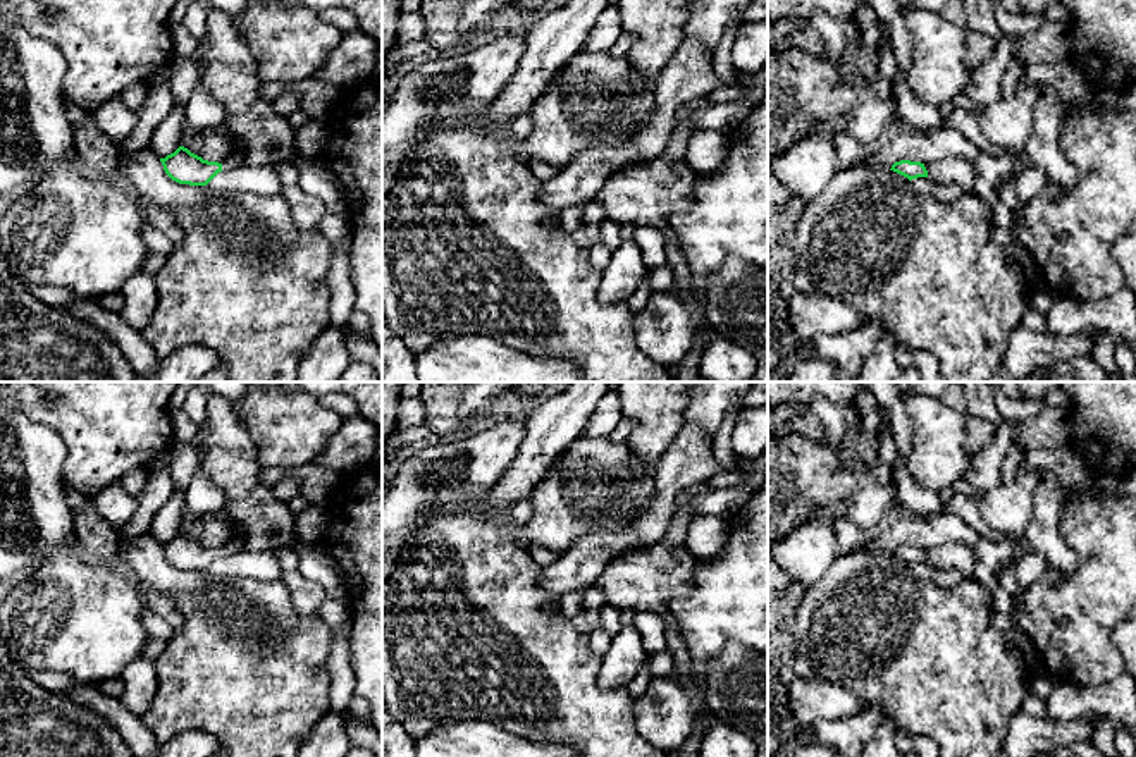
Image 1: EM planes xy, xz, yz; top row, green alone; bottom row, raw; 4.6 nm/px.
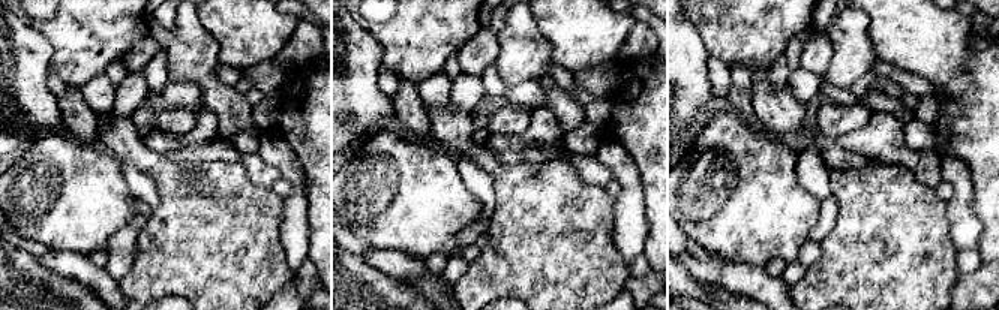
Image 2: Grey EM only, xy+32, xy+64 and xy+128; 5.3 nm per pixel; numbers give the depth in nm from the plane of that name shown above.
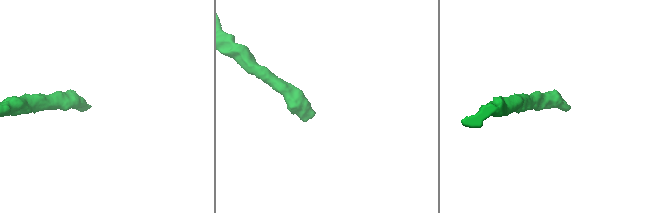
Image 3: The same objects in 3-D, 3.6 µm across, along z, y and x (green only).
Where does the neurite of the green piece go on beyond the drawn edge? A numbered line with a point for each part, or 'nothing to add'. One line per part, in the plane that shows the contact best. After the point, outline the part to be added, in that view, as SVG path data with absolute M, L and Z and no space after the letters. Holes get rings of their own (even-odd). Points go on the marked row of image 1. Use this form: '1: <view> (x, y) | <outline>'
1: yz (956, 171) | M947 157L924 165L928 179L940 184L955 184L966 194L974 191L976 167L959 157Z

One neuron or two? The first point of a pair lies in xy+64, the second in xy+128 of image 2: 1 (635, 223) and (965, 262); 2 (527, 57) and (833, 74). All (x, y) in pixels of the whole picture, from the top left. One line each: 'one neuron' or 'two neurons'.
1: two neurons
2: one neuron

